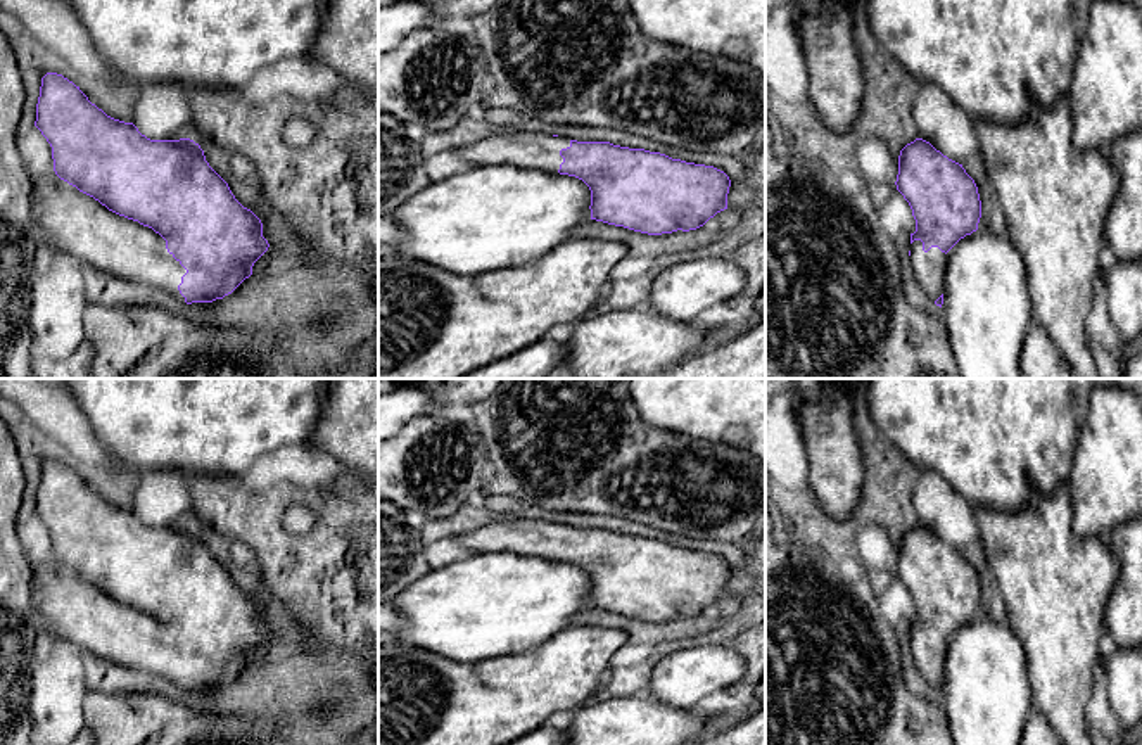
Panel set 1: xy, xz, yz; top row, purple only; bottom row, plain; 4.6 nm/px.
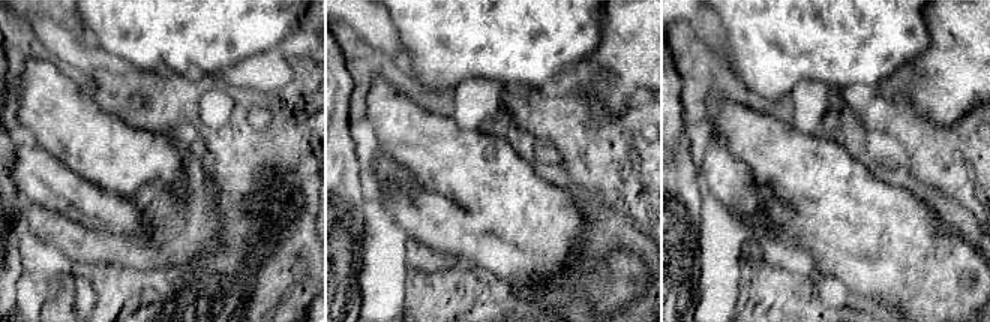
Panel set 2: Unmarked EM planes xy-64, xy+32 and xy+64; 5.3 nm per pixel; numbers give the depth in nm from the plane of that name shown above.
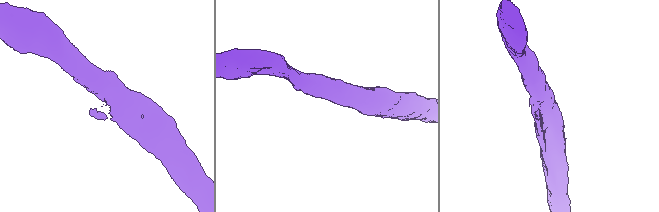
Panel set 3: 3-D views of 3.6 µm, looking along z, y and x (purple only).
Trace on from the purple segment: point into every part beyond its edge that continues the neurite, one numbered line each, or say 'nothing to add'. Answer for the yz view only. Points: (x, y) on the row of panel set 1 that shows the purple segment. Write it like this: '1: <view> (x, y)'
1: yz (930, 268)

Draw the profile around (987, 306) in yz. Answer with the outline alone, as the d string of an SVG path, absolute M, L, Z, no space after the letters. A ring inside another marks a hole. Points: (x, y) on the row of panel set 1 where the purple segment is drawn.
M976 230L947 252L940 315L962 379L1021 379L1021 344L1035 313L1025 261L1006 233Z

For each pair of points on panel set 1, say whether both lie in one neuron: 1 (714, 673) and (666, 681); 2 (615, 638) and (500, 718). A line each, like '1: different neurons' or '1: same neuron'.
1: same neuron
2: same neuron

